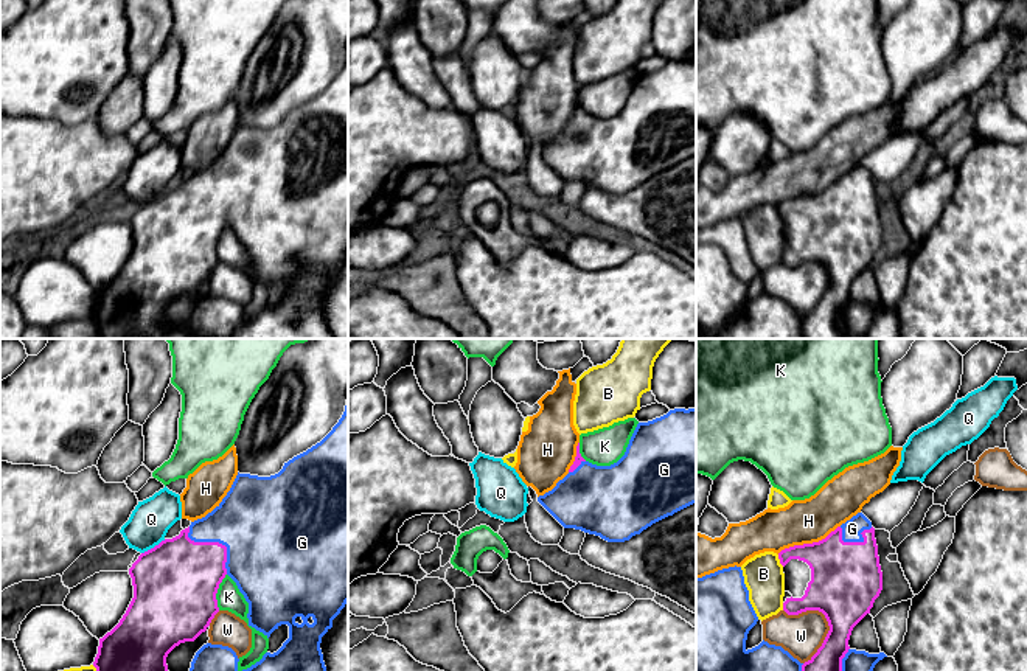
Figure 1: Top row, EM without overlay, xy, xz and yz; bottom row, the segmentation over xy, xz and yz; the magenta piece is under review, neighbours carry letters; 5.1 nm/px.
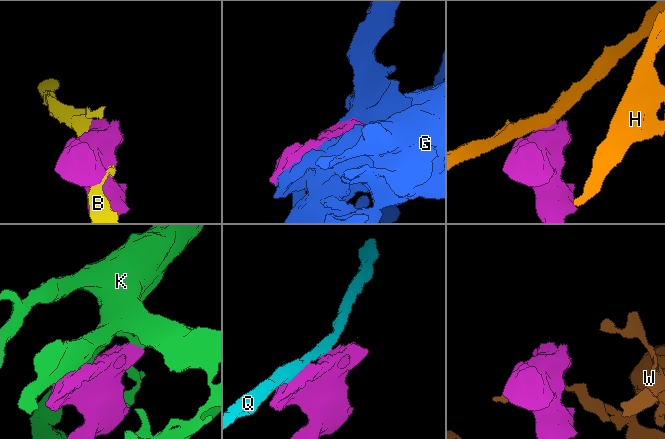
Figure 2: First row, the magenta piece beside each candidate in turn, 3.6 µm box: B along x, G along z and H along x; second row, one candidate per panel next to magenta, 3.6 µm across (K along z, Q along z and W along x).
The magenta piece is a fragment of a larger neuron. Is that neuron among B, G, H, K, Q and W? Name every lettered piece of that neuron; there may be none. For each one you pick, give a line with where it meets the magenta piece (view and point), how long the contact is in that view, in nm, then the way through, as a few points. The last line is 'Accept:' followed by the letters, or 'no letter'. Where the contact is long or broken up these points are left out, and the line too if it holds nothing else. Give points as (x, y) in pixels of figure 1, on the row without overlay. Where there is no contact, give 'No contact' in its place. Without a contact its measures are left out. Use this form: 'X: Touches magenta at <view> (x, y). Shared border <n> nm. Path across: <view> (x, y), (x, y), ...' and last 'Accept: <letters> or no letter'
G: Touches magenta at xy (216, 194). Shared border 320 nm
Accept: G

